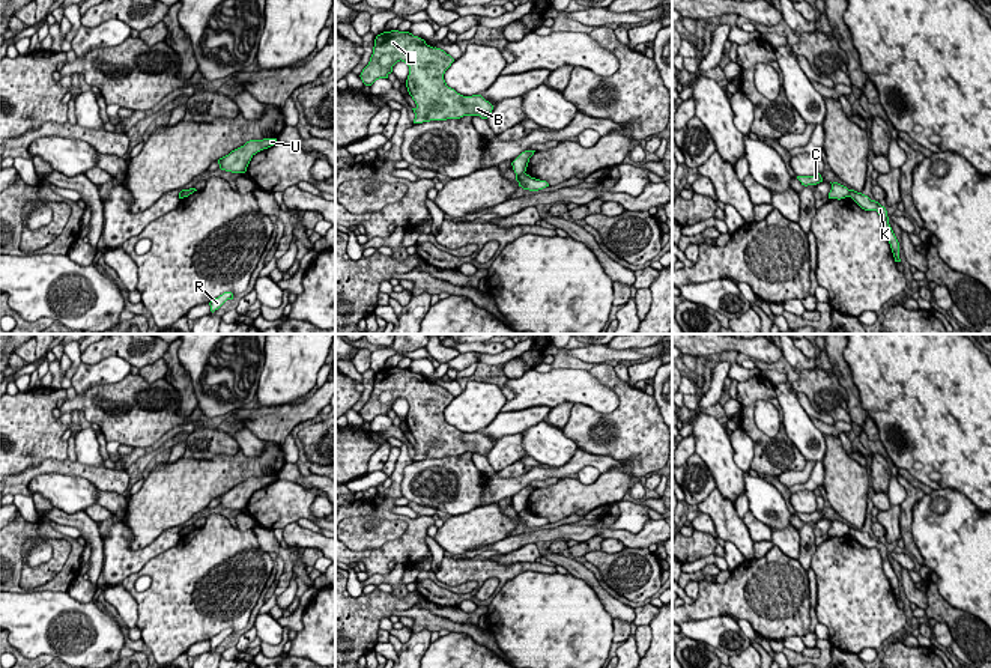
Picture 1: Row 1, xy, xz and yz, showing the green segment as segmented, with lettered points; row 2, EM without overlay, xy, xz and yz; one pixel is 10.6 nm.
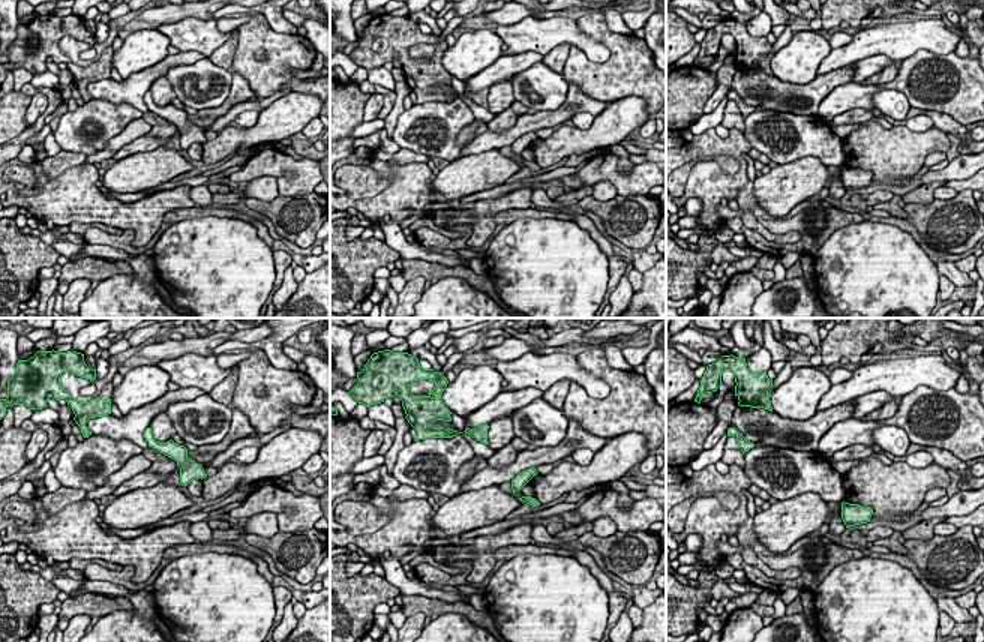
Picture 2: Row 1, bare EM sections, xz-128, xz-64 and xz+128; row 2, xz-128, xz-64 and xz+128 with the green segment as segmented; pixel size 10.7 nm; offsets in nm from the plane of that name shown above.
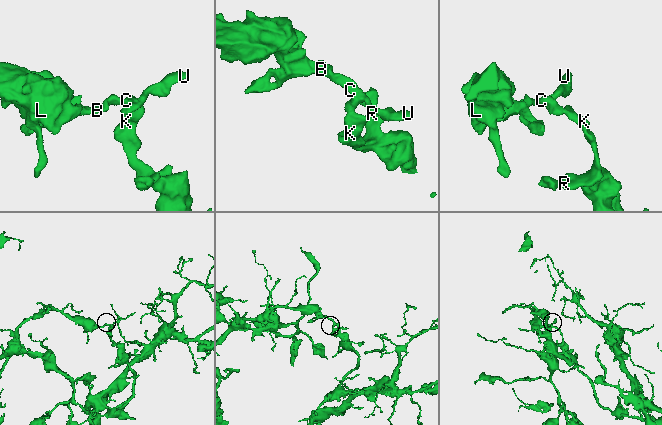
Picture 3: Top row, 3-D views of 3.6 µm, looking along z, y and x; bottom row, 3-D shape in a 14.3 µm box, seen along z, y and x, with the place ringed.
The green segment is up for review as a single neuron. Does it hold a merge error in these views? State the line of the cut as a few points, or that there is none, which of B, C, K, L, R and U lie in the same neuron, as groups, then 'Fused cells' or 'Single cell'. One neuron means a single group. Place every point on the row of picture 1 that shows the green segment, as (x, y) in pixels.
Split along xz (524, 172), (516, 176). Groups: B C L U / K R. Fused cells

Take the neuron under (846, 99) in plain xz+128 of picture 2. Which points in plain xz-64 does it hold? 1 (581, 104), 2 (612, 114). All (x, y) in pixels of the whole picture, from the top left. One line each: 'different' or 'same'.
1: different
2: different

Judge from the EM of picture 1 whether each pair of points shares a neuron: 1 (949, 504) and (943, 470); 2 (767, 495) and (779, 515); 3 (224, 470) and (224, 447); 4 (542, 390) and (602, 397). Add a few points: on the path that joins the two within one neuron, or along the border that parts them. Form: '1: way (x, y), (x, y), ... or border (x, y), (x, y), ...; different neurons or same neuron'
1: border (933, 489), (957, 489), (975, 506); different neurons
2: way (767, 500), (775, 510); same neuron
3: border (239, 449), (212, 458), (190, 458); different neurons
4: way (557, 390), (587, 390); same neuron

